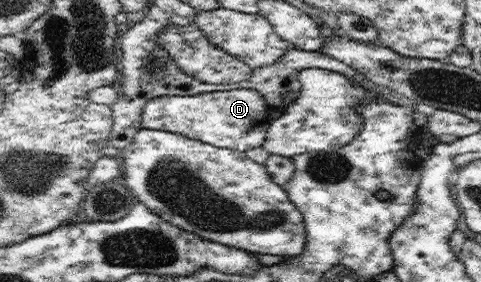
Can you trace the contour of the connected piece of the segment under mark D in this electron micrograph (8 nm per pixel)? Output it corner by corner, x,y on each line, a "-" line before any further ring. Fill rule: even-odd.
232,86
226,90
198,95
160,96
147,101
141,113
144,129
178,133
204,143
247,152
263,145
270,122
271,107
255,89

